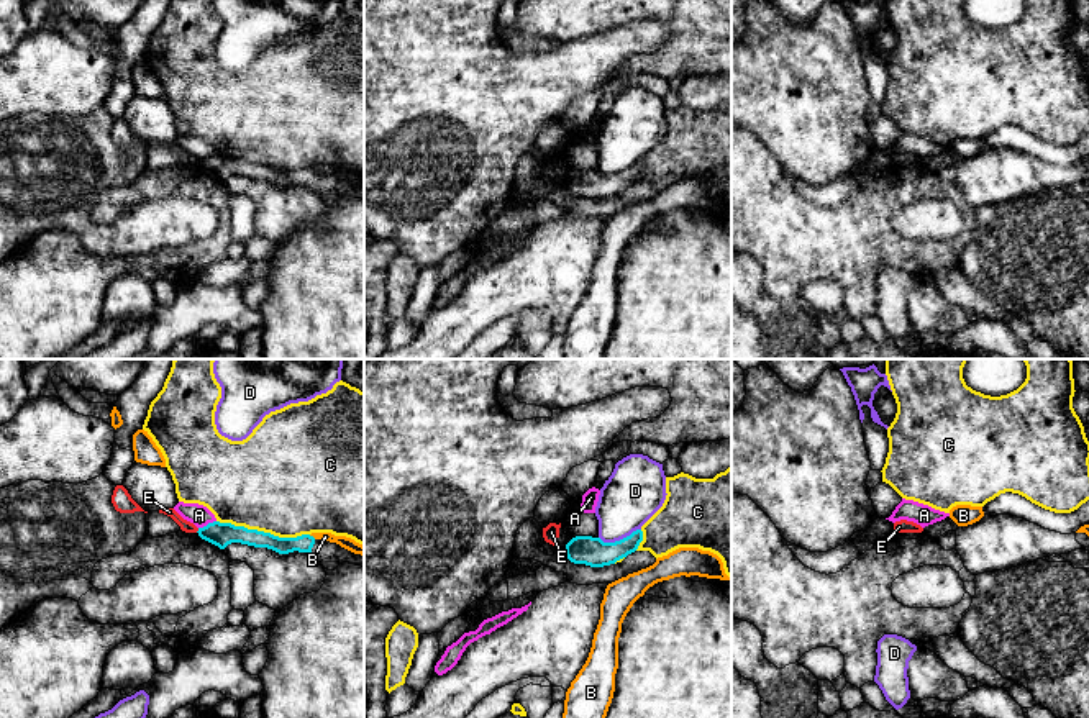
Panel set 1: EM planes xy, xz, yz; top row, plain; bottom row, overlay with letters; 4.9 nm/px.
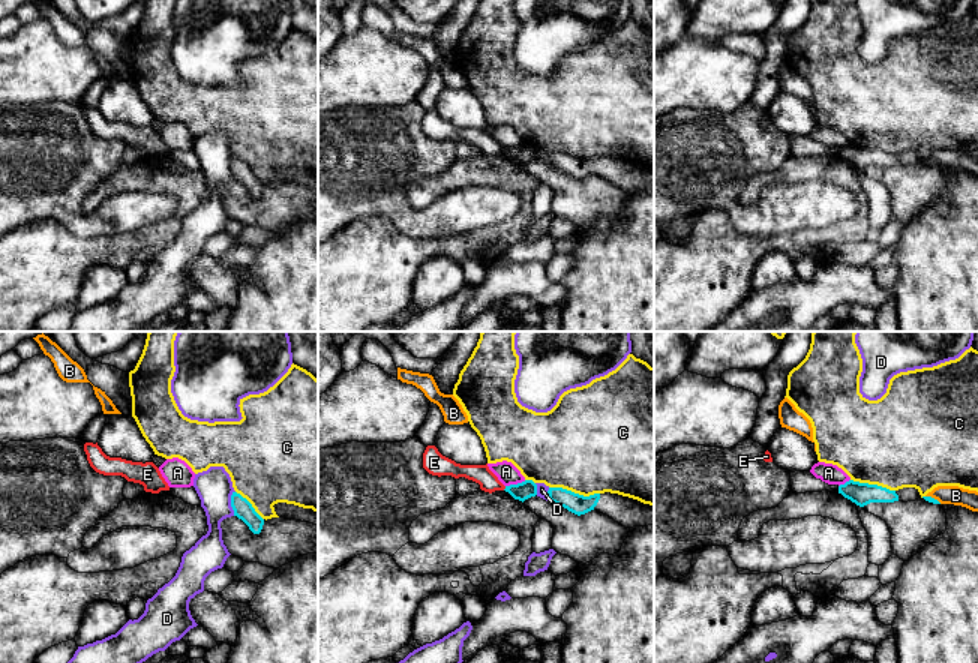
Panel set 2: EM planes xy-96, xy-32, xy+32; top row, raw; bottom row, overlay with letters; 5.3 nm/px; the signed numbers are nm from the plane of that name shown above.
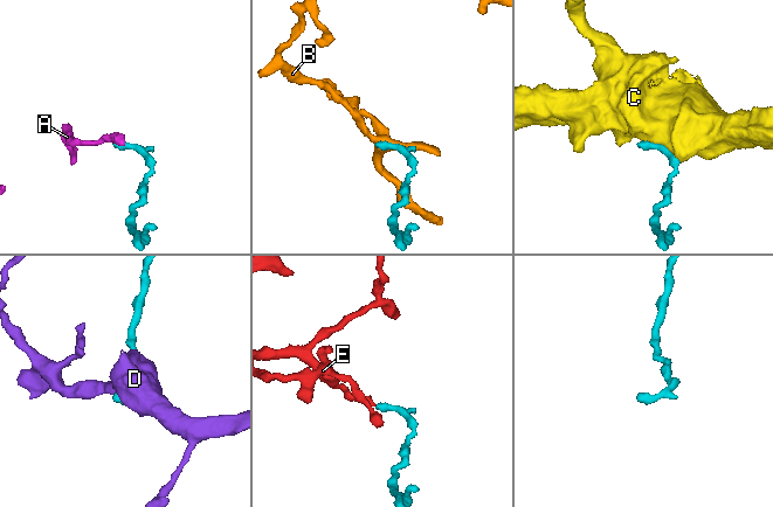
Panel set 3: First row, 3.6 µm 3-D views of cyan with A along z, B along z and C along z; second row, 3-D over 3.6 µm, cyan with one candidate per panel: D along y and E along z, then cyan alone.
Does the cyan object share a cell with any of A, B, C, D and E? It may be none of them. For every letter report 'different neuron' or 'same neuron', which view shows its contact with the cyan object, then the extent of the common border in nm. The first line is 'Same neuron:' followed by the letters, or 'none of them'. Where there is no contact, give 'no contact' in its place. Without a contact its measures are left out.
Same neuron: none of them
A: different neuron; contact in xy; length 100 nm
B: different neuron; contact in xy; length 40 nm
C: different neuron; contact in xy; length 460 nm
D: different neuron; contact in xz; length 220 nm
E: different neuron; contact in xy; length 30 nm

